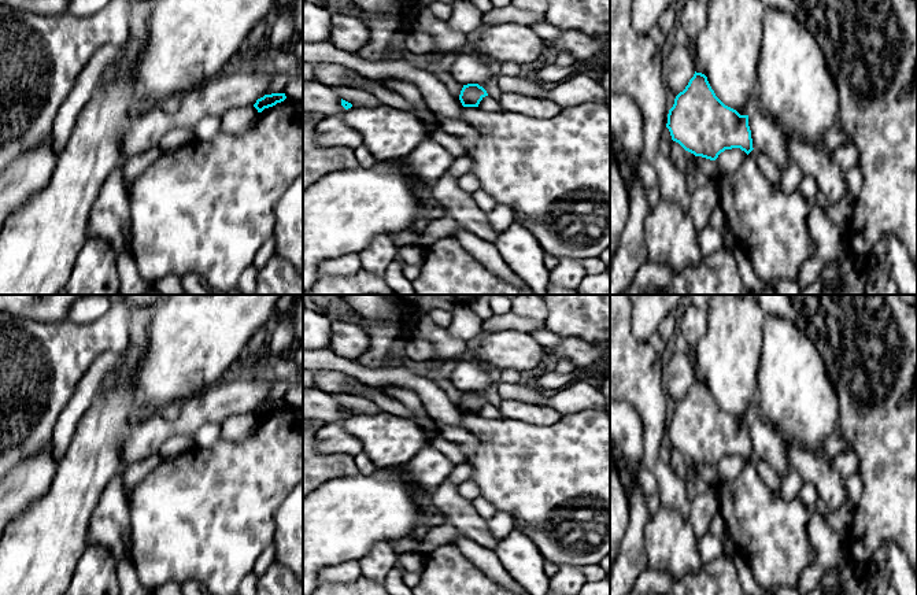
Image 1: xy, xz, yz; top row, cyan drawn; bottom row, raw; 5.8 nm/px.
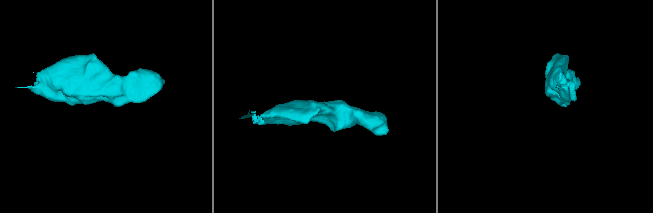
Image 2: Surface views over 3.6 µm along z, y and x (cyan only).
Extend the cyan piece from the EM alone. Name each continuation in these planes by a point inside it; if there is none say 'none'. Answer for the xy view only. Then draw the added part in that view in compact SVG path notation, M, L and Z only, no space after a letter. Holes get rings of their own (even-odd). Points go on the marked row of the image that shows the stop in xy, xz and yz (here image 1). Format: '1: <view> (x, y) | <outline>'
none

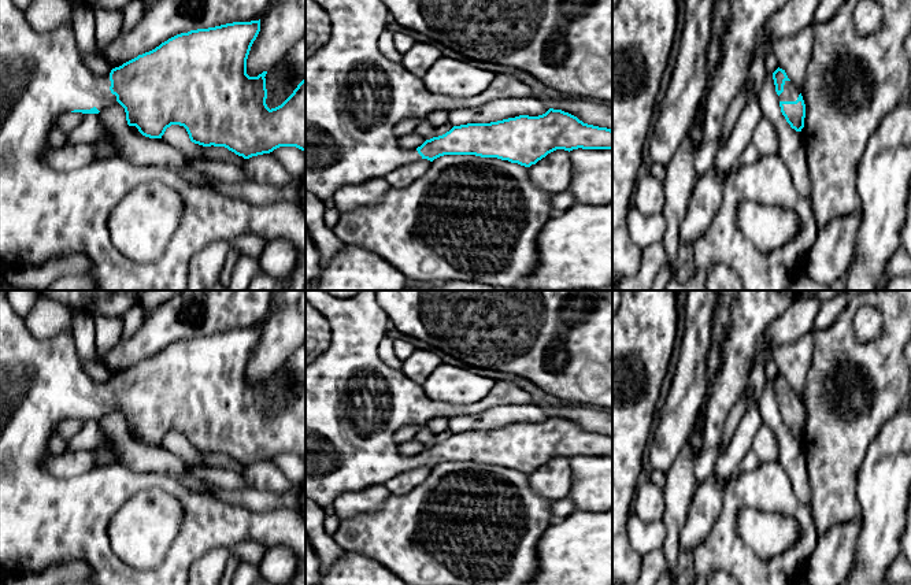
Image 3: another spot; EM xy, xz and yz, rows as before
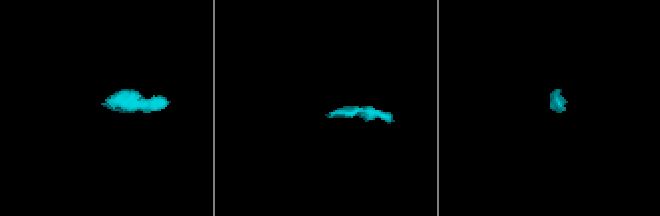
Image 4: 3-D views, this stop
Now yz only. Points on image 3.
1: yz (791, 92) | M785 81L784 92L778 96L779 101L796 101L800 95L800 86L792 81Z

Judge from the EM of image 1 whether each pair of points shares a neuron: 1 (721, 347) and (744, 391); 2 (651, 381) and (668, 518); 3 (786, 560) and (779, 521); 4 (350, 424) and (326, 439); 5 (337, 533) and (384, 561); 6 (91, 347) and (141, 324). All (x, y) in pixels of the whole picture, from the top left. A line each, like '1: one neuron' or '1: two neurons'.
1: one neuron
2: two neurons
3: one neuron
4: two neurons
5: two neurons
6: two neurons

